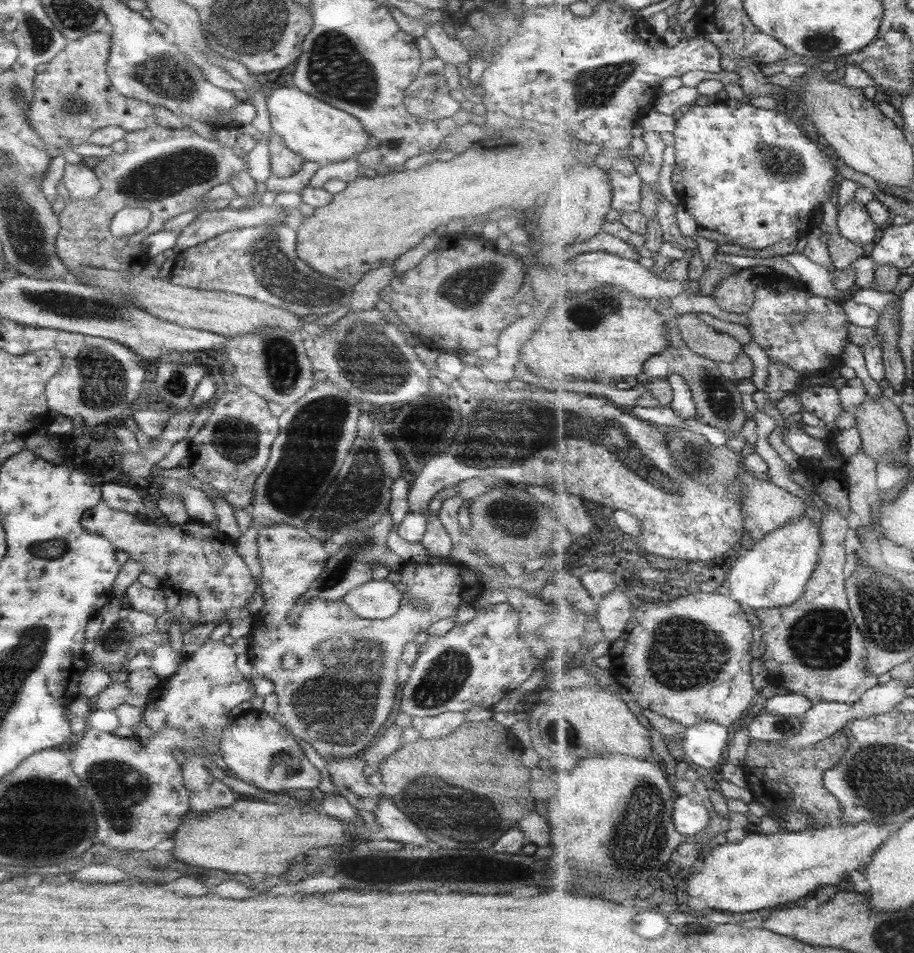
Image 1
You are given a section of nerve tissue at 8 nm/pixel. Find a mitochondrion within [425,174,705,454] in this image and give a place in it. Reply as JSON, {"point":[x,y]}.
{"point":[462,290]}

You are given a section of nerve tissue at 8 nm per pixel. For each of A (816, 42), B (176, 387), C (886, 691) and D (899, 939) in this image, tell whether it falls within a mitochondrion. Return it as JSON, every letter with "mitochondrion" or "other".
{"A":"mitochondrion","B":"mitochondrion","C":"other","D":"mitochondrion"}

